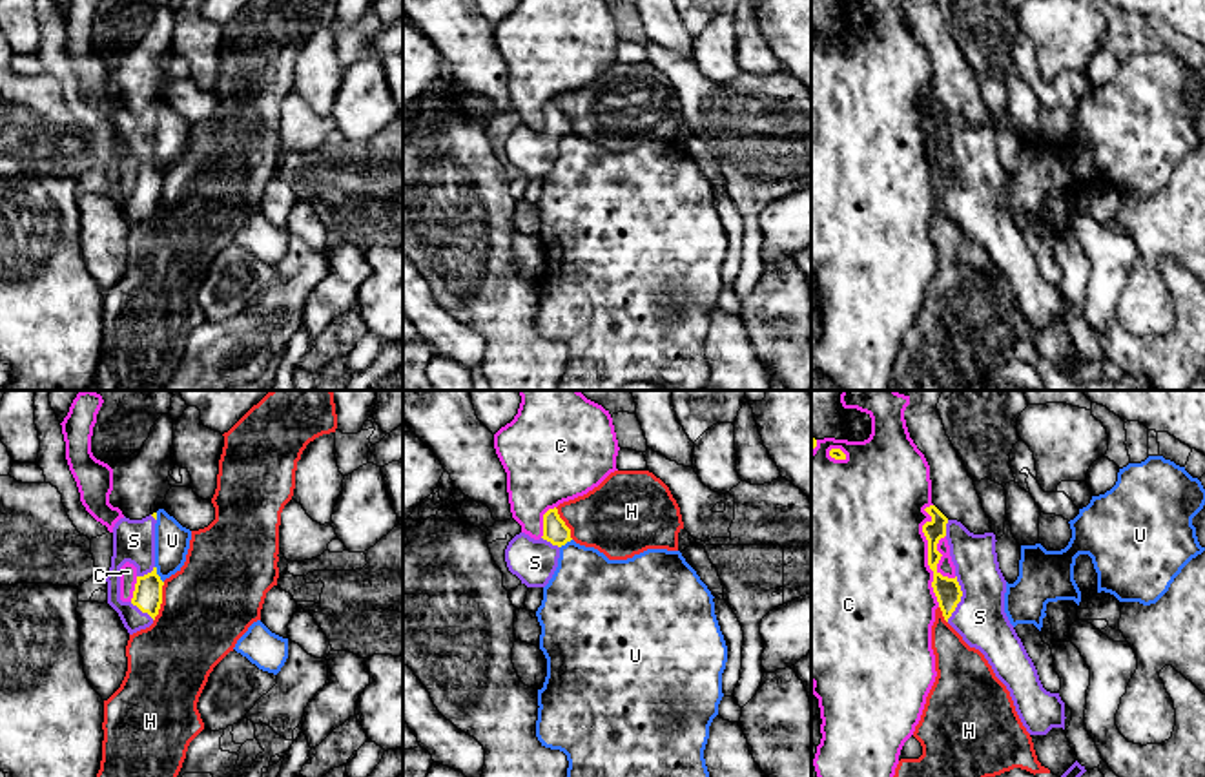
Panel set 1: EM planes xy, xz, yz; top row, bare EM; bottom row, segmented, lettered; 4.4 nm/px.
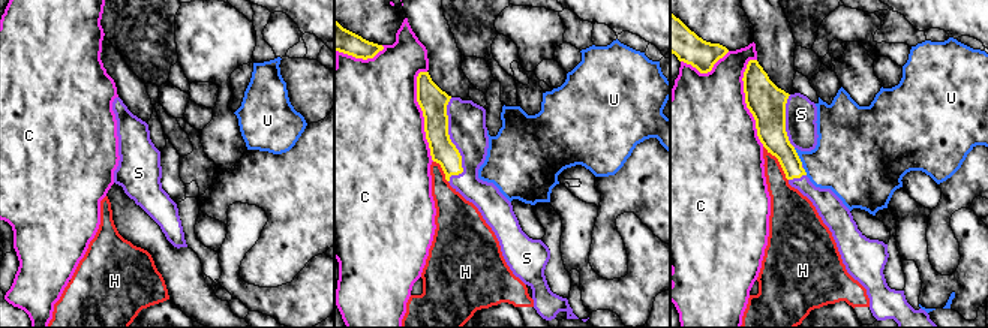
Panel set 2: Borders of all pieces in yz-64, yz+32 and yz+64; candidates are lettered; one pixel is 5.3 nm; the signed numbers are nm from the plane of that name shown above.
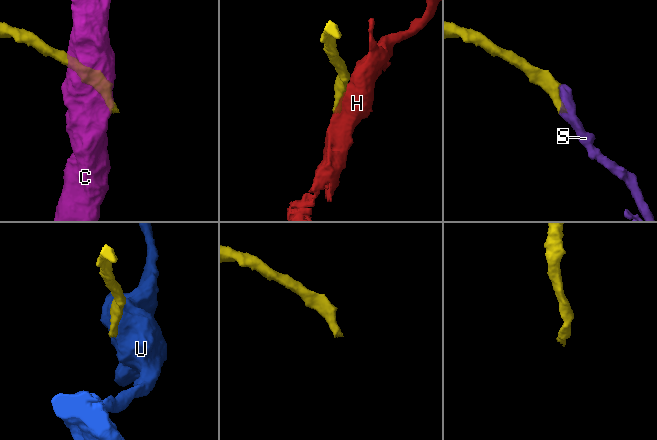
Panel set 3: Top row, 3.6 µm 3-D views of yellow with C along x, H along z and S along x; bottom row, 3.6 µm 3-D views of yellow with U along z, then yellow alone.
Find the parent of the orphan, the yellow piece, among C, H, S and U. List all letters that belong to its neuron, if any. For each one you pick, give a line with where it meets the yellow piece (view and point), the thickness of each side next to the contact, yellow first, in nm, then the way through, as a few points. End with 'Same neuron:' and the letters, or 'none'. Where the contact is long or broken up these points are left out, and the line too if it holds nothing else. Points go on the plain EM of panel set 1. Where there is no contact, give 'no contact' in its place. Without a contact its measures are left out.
S: contact yz (959, 190); calibres 120 and 220 nm; way yz (948, 185), (959, 190), (979, 208)
Same neuron: S

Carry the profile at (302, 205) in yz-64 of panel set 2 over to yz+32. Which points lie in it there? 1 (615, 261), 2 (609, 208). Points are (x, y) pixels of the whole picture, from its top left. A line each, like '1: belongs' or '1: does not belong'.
1: belongs
2: belongs

